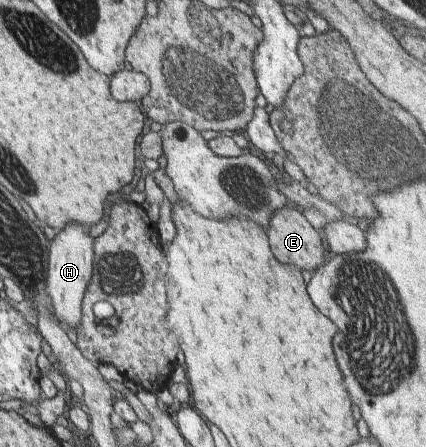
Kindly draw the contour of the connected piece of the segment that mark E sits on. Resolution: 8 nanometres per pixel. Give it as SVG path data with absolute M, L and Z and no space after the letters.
M290 204L284 207L284 209L276 211L270 217L270 223L268 223L268 229L266 231L269 247L279 263L296 265L302 271L315 272L329 258L324 245L322 245L322 239L318 231L308 223L302 210L297 206Z

